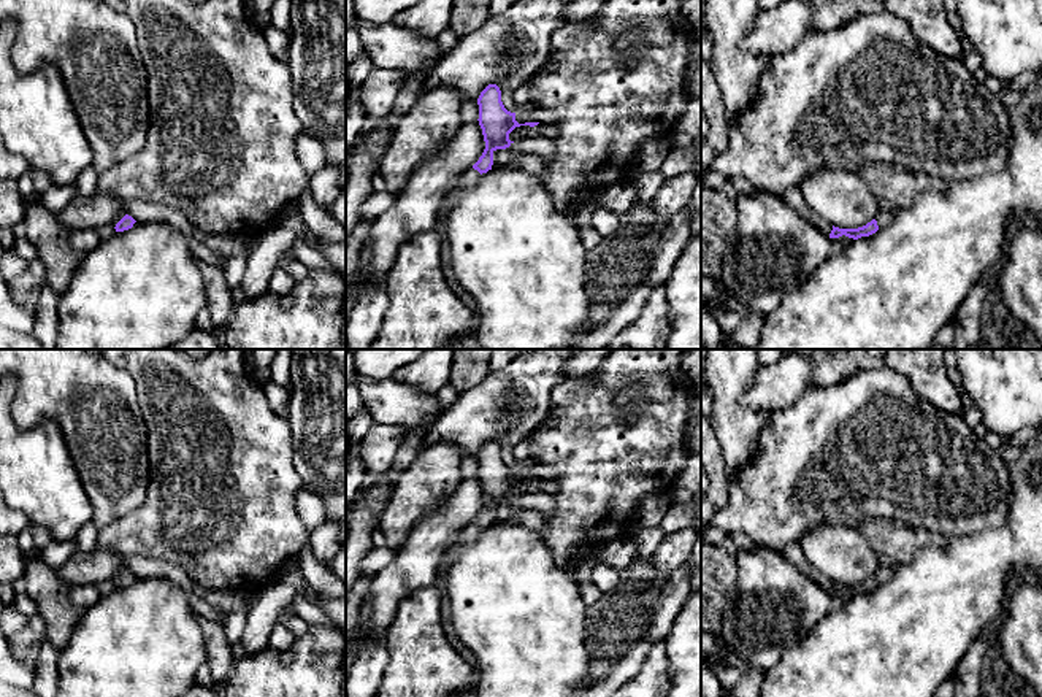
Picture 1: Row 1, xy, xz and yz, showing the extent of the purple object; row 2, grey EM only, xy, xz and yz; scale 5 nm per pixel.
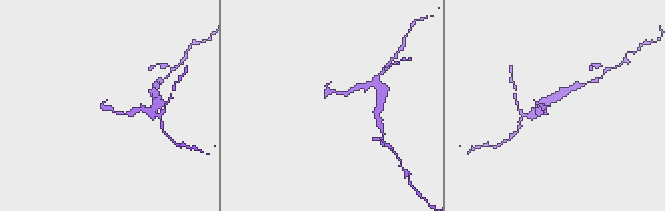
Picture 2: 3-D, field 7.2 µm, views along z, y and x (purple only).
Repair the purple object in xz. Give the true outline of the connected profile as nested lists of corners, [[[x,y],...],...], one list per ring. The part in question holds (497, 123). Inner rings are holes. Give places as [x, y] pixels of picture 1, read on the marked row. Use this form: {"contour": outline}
{"contour": [[[488,84],[477,98],[479,105],[479,125],[482,129],[485,149],[479,160],[473,165],[481,175],[492,170],[493,152],[496,149],[506,149],[514,141],[509,140],[509,133],[520,125],[534,127],[539,122],[519,124],[515,113],[504,108],[501,102],[501,90],[496,84]]]}

